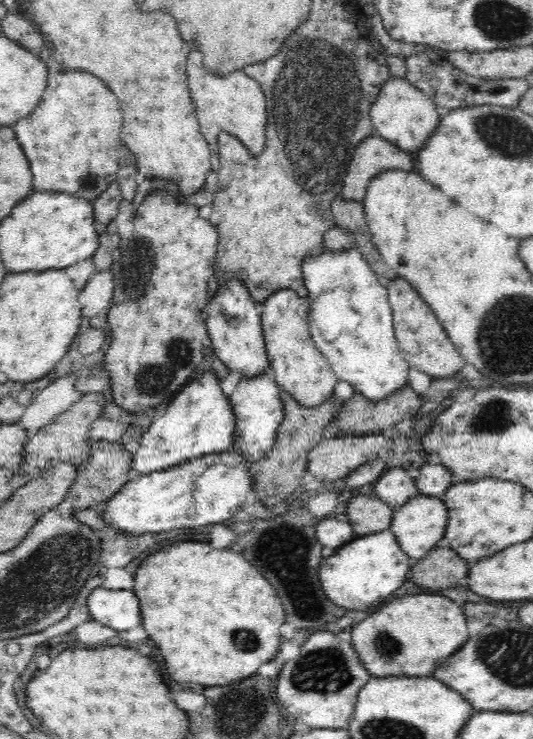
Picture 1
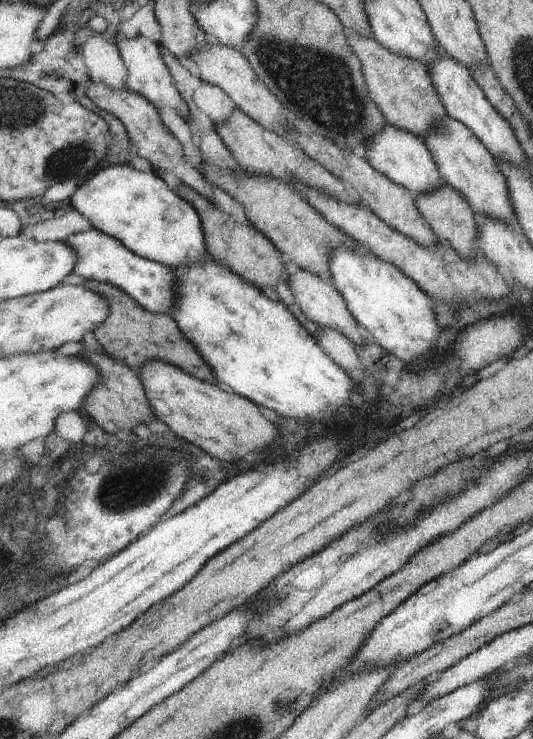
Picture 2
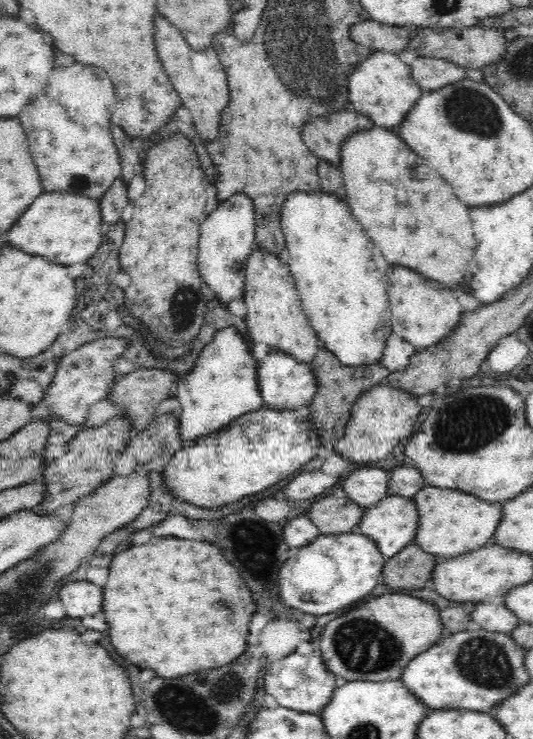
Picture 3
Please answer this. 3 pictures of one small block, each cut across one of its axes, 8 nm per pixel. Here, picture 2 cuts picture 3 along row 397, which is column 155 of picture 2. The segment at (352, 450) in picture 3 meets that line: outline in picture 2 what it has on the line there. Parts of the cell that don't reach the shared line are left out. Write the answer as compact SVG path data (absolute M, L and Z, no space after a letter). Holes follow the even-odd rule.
M150 360L136 373L155 418L168 426L179 439L222 462L249 460L252 453L274 444L280 436L276 425L264 418L255 402L233 391L224 391L217 384L194 378L177 366L162 360Z

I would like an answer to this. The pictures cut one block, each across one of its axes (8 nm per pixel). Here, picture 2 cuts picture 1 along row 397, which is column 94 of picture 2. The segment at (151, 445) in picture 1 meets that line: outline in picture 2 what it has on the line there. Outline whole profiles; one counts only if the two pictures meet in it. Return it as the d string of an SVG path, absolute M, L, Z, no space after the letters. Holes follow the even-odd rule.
M131 163L106 166L106 168L98 170L96 174L92 174L82 185L77 186L68 200L75 211L90 221L94 229L118 240L136 256L172 267L198 264L208 254L202 222L200 222L197 210L194 210L186 200L170 190L164 180L160 180L153 173L153 170L137 170Z

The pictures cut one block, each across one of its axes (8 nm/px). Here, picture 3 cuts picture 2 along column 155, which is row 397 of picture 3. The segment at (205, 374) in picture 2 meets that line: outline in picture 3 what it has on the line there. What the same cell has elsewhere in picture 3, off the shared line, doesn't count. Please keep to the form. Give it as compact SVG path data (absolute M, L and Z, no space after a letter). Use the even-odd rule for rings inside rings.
M321 343L311 364L315 380L317 380L317 392L307 410L311 416L313 430L318 433L320 448L331 451L336 442L344 438L345 428L351 415L351 406L360 398L362 392L384 382L389 372L384 369L382 362L358 369L344 367Z

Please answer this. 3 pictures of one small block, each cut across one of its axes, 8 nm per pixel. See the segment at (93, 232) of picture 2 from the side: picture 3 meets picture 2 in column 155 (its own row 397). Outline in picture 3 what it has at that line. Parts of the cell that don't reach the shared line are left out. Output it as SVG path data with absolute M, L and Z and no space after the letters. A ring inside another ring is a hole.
M275 349L257 366L258 386L264 406L274 410L304 410L310 406L317 392L311 363L300 363L293 356Z

